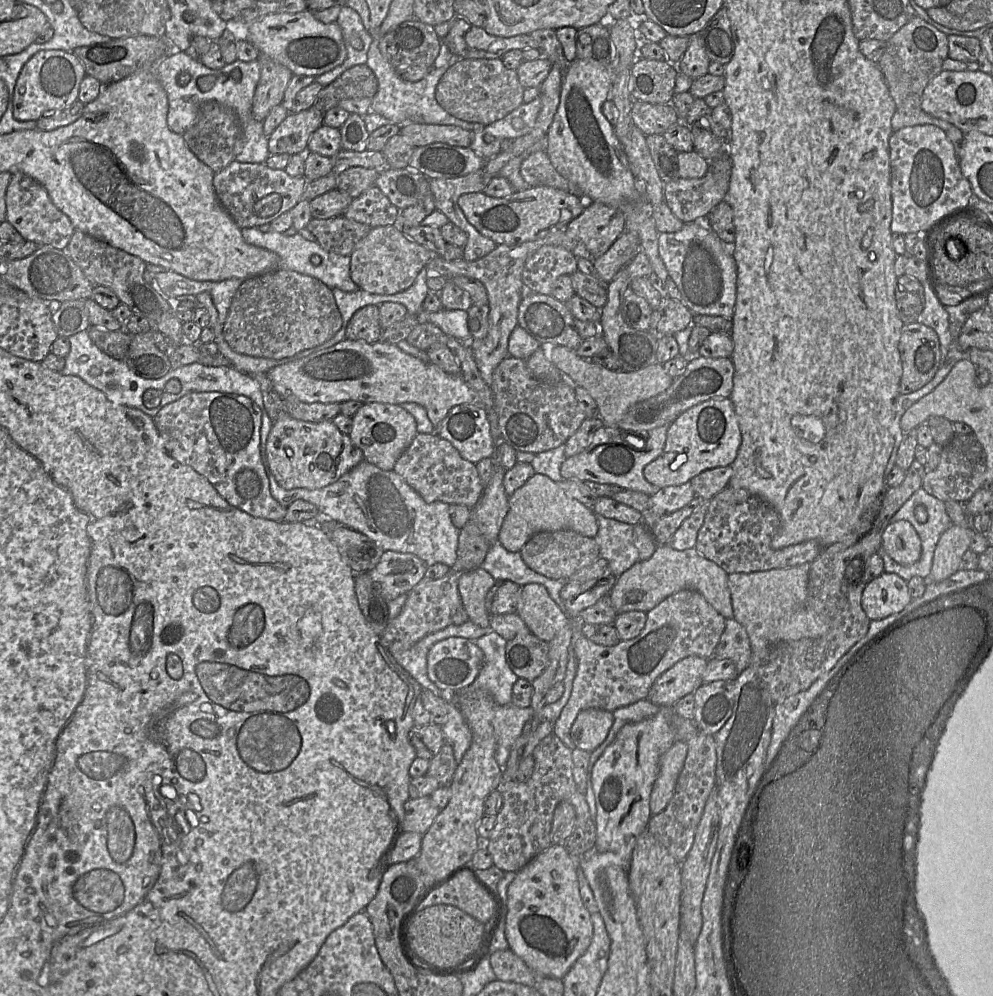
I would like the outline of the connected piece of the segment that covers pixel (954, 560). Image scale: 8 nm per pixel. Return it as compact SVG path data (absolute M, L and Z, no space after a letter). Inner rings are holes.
M952 524L939 538L933 557L930 579L940 582L961 569L961 560L969 549L973 529Z

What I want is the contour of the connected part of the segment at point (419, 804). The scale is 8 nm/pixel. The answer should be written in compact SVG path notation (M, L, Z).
M430 796L409 798L404 804L403 832L416 832L421 835L429 829L440 809L432 802Z

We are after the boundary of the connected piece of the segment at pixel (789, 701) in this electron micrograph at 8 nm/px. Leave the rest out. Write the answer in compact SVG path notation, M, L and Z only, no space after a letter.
M832 668L823 673L807 690L788 696L775 704L772 737L766 752L766 770L773 763L791 730L799 721L811 702L839 671Z

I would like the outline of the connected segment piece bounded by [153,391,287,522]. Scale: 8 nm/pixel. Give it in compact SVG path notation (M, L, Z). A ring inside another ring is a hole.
M220 391L212 392L190 392L179 398L178 400L171 402L163 406L158 413L153 417L159 435L163 441L163 445L166 452L178 461L180 464L189 465L197 473L205 477L216 489L221 497L223 497L230 505L254 516L276 522L285 522L286 508L278 503L271 495L269 479L265 472L265 468L260 454L260 429L261 429L261 410L256 403L254 403L249 397L239 394L225 393Z

